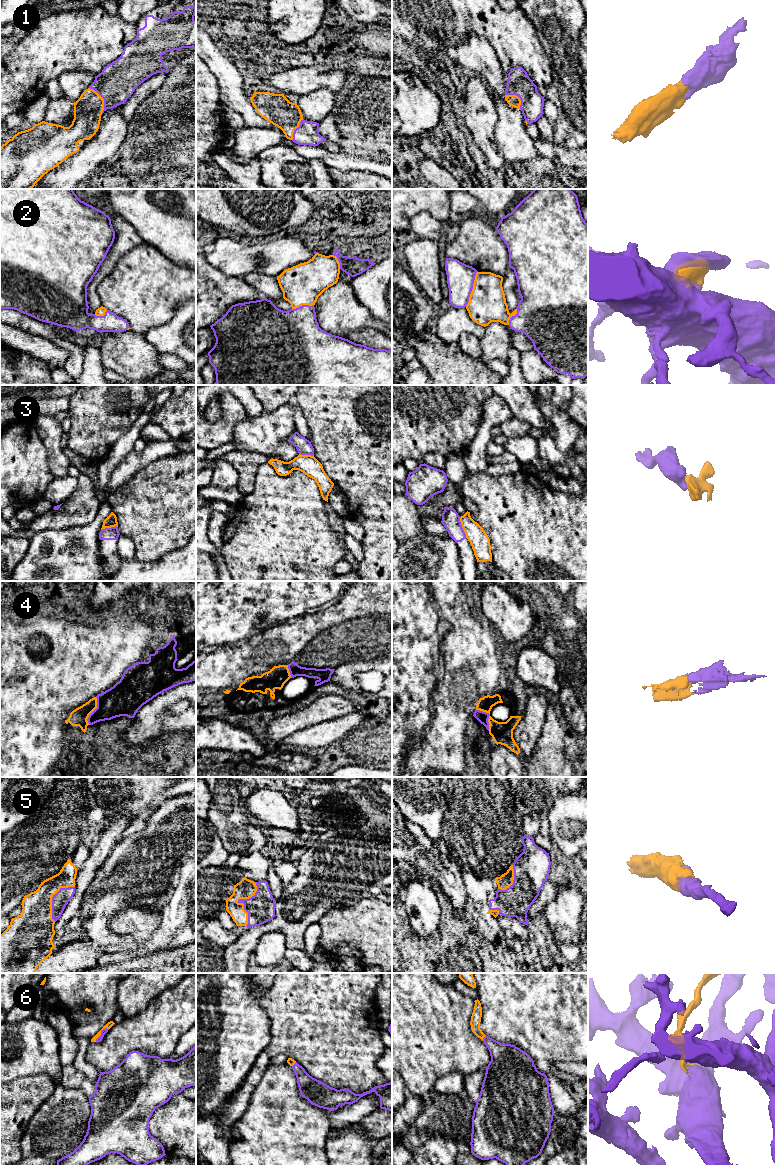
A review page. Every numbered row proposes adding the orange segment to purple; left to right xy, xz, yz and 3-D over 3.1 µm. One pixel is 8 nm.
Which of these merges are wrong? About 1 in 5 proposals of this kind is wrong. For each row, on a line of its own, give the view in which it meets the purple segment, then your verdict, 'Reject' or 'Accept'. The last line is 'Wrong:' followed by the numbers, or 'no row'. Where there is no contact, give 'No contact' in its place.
1: Touches purple in xy. Accept
2: Touches purple in yz. Accept
3: Touches purple in yz. Reject
4: Touches purple in yz. Accept
5: Touches purple in xz. Accept
6: Touches purple in xy. Accept
Wrong: 3

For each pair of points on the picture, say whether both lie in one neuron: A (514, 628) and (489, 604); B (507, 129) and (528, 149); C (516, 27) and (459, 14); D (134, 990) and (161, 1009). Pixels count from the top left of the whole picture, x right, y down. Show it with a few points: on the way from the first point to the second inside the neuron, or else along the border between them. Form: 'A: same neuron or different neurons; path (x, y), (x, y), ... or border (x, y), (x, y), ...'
A: same neuron; path (508, 622), (495, 609)
B: same neuron; path (512, 134), (523, 145)
C: same neuron; path (502, 27), (473, 18)
D: different neurons; border (170, 988), (162, 991), (141, 1011), (132, 1016)

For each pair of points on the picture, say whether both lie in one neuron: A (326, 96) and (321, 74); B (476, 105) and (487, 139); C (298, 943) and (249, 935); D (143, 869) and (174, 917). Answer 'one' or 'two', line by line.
A: two
B: one
C: one
D: one

